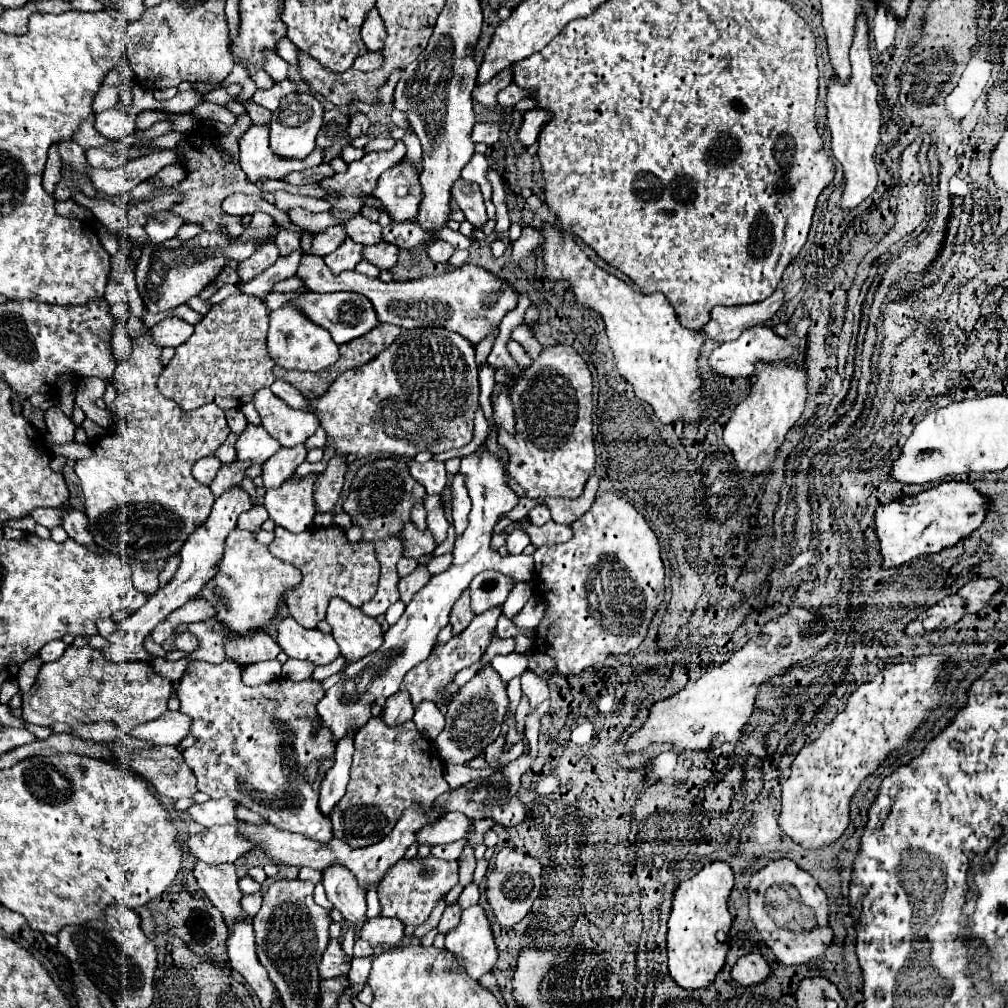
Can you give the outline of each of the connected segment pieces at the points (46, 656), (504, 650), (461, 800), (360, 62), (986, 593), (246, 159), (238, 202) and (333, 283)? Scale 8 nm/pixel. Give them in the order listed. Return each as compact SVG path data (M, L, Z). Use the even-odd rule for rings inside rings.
M51 640L51 642L47 642L47 644L39 650L39 658L41 658L43 662L55 662L55 660L61 658L63 652L65 652L63 640Z
M493 638L493 642L489 644L489 648L487 648L487 652L483 654L481 660L483 660L485 664L489 664L493 656L497 656L497 654L511 654L513 650L515 650L515 640L513 640L513 638L507 638L507 640L497 640L497 638Z
M547 699L543 702L543 706L539 710L534 710L526 718L525 723L525 738L528 740L528 744L531 747L530 753L509 762L501 772L497 772L497 776L491 776L491 778L475 778L469 782L469 786L461 786L457 790L449 790L441 796L441 800L445 802L445 806L449 810L459 810L463 814L467 814L471 820L479 820L479 818L489 818L489 820L495 820L497 824L501 826L517 826L521 824L525 818L527 818L527 808L525 804L519 800L517 792L519 792L519 786L521 786L521 776L523 772L527 772L531 767L533 761L538 754L538 737L540 730L540 719L548 711L550 706L550 700Z
M367 52L365 56L359 56L353 64L355 70L377 70L383 64L383 56L375 54L375 52Z
M977 578L977 580L969 582L969 584L965 584L957 592L957 596L967 600L967 612L979 612L979 610L989 606L991 596L1001 588L1003 588L1003 584L999 580L993 580L993 578L981 580L981 578Z
M251 126L245 136L239 140L239 164L251 182L259 178L285 178L291 172L301 172L323 162L325 150L315 148L305 160L285 160L271 152L269 148L269 128L267 126Z
M233 194L233 196L229 196L225 202L223 202L223 206L221 206L227 214L233 214L233 216L245 216L245 214L253 214L253 212L257 212L257 210L261 210L261 212L267 212L267 214L271 214L275 220L277 220L277 224L281 227L291 228L291 230L295 230L300 236L304 233L310 233L312 235L317 234L317 232L312 232L308 230L302 230L300 227L295 226L287 216L287 212L283 212L283 210L279 210L275 204L271 204L271 202L267 202L267 200L263 200L261 196L245 196L245 194Z
M305 254L297 276L305 280L305 286L313 292L357 292L367 296L381 322L395 324L401 328L427 328L427 326L441 326L449 328L465 336L473 346L485 340L493 330L499 328L503 316L517 306L517 294L511 286L507 286L499 276L483 270L481 266L465 264L453 272L443 272L439 276L425 276L421 280L407 280L407 282L381 282L379 278L369 278L363 274L341 272L335 276L319 256Z

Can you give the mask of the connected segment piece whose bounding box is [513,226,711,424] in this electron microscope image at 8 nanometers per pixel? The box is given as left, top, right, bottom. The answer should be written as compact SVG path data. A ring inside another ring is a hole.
M551 226L545 228L545 234L535 228L523 228L521 238L513 242L513 262L519 264L523 258L537 254L539 246L543 246L545 276L549 280L565 280L573 288L577 304L593 308L603 316L619 374L633 386L635 396L645 400L663 424L701 422L711 404L711 400L695 396L701 390L697 360L705 334L683 328L663 292L637 294L623 280L595 266L569 234L561 234Z

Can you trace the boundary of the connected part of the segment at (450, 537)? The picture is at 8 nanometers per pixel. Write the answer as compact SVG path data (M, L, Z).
M453 526L449 528L449 532L447 532L447 538L445 538L445 542L441 542L437 548L435 548L435 556L439 556L439 554L449 554L451 550L453 550L453 544L455 544L455 530L453 530Z

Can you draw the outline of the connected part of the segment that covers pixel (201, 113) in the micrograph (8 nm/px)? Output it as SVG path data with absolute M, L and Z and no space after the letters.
M204 102L193 108L191 114L200 120L215 120L224 123L227 126L233 125L237 116L227 110L224 106L211 102Z

